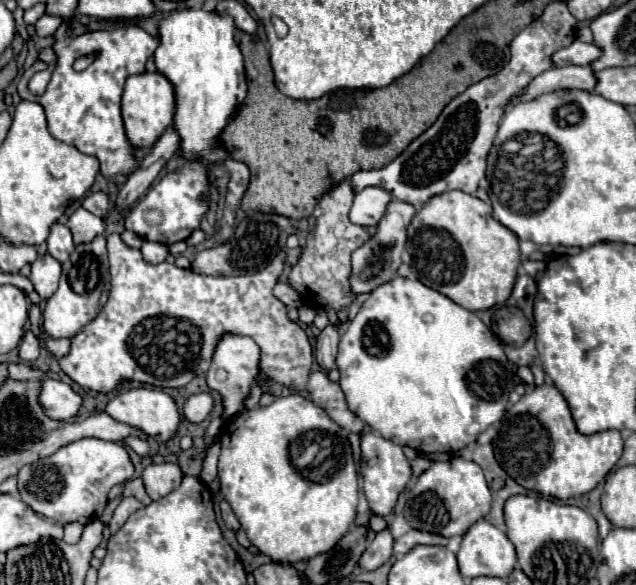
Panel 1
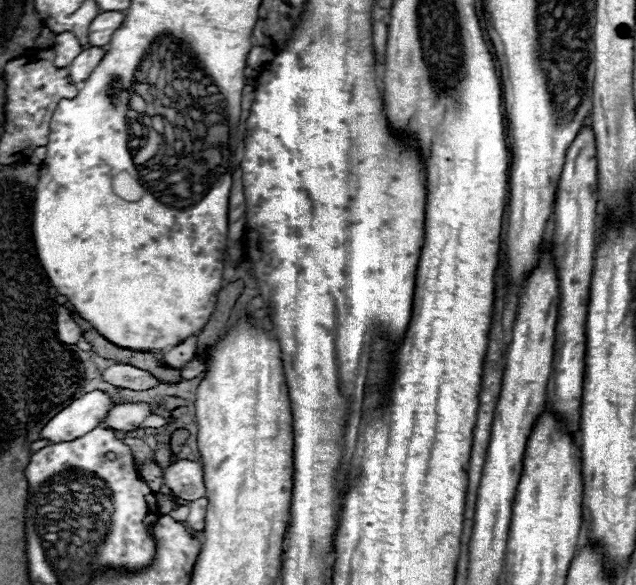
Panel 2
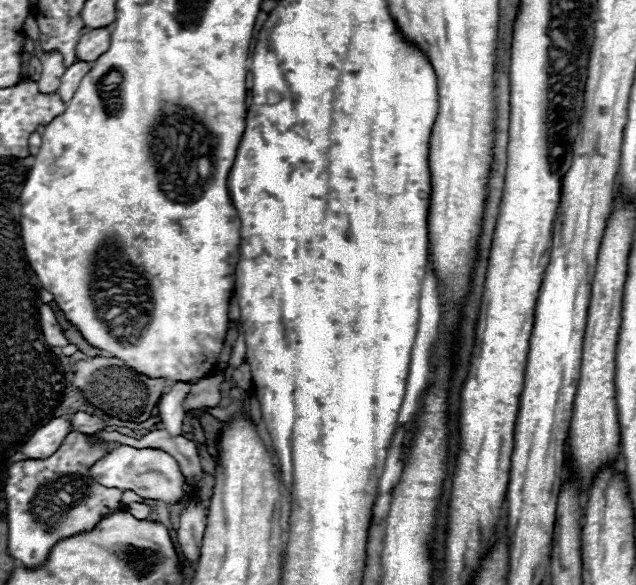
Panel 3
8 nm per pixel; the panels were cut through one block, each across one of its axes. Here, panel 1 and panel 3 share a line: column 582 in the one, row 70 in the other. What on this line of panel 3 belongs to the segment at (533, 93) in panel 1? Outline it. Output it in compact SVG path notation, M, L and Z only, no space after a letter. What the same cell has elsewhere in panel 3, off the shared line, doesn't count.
M74 62L70 68L66 68L66 72L60 78L60 86L56 90L62 102L70 102L70 98L80 86L80 80L90 72L90 68L92 68L90 62Z

